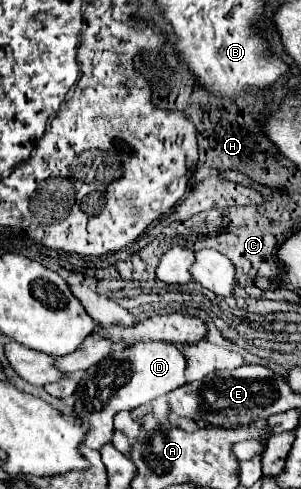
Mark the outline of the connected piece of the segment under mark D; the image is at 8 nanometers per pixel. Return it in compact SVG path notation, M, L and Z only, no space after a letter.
M137 342L125 350L109 354L99 364L85 370L73 394L73 414L87 422L89 430L85 434L83 446L99 450L101 444L111 442L113 436L113 416L121 410L133 410L143 406L159 396L169 394L171 390L183 386L187 360L185 354L175 344L165 342Z

